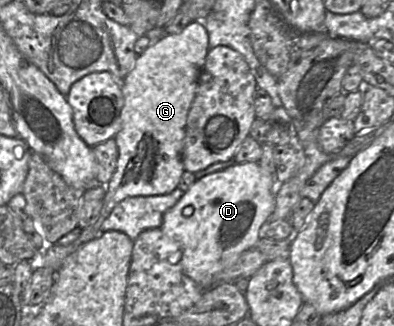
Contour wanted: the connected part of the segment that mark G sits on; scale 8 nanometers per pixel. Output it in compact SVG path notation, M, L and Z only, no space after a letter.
M193 20L178 34L164 34L137 56L131 71L122 82L123 107L120 113L121 125L114 139L118 147L118 160L114 174L105 186L106 193L97 220L82 229L77 239L67 245L52 245L43 255L40 264L57 272L66 257L83 244L100 236L101 225L115 205L127 197L152 196L171 193L177 188L183 172L183 141L189 109L195 97L198 79L209 51L208 32L203 21Z

